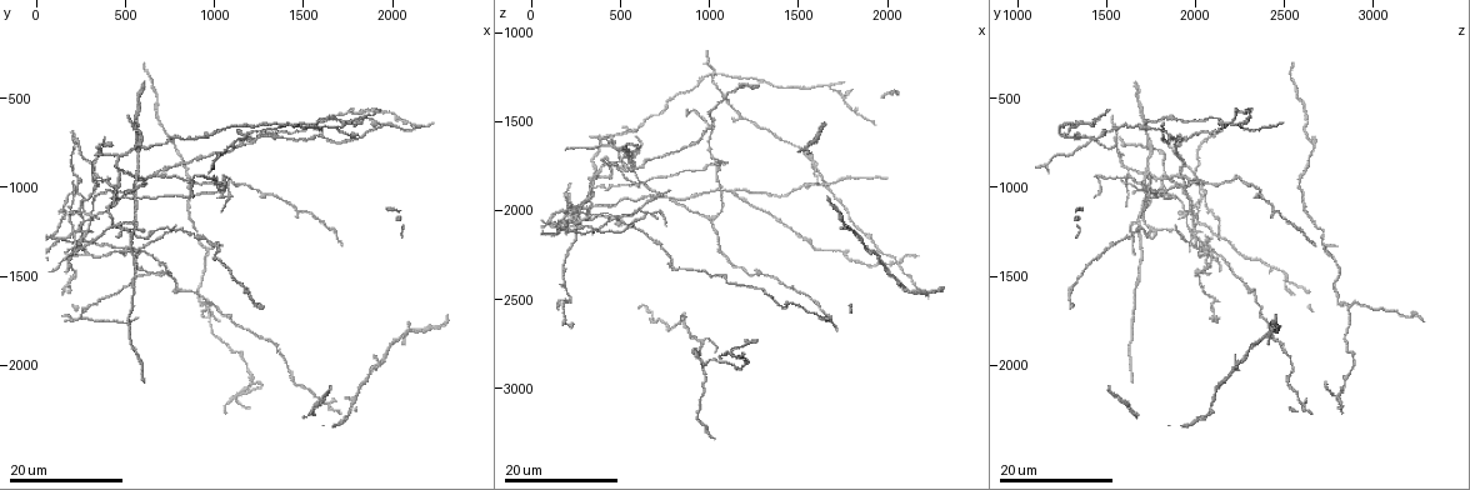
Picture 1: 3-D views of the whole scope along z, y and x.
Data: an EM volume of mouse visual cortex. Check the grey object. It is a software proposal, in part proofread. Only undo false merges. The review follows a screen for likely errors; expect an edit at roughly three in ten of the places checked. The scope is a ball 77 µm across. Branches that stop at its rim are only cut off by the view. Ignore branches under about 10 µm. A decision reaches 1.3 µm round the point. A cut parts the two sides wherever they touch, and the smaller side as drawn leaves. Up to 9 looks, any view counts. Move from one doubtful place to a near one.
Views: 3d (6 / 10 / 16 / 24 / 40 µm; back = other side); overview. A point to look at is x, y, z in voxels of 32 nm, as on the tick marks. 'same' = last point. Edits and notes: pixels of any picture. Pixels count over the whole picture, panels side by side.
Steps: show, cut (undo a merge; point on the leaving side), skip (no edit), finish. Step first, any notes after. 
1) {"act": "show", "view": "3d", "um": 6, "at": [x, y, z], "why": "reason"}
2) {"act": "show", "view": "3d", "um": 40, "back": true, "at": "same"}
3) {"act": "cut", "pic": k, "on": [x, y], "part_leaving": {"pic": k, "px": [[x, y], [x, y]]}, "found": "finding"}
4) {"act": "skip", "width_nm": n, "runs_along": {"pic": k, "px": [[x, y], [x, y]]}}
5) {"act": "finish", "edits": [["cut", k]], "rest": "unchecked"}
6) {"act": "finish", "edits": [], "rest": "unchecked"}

{"act": "show", "view": "3d", "um": 16, "at": [1580, 660, 1720], "why": "four or more arms meet"}

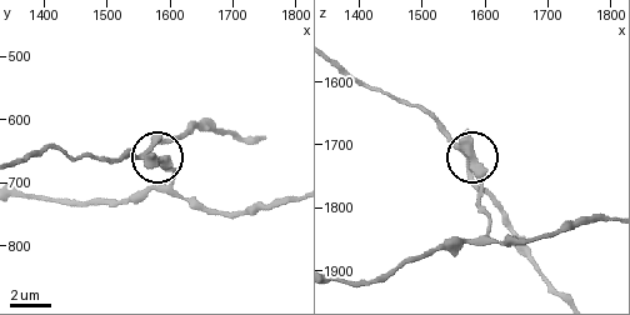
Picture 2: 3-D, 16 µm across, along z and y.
{"act": "show", "view": "3d", "um": 10, "at": "same", "why": "closer look"}

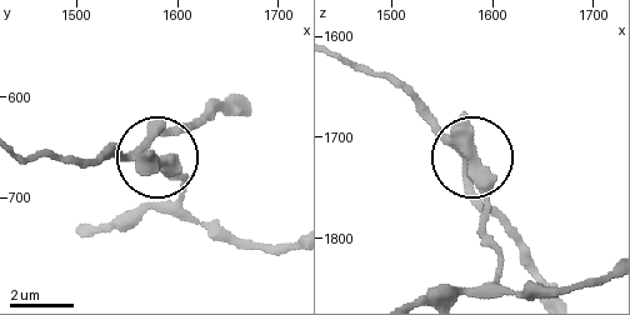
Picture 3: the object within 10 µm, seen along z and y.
{"act": "cut", "pic": 3, "on": [149, 123], "side_arm_um": 33, "arms": 5, "found": "a second neuron is stuck on"}

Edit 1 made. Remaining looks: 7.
{"act": "show", "view": "overview"}

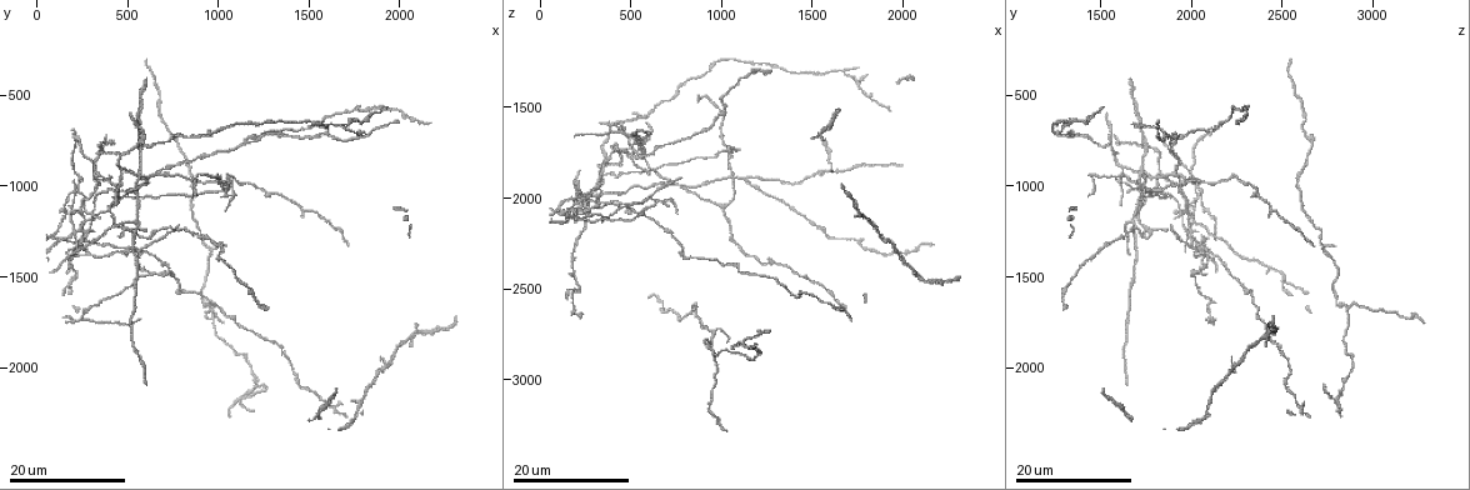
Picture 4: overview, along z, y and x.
{"act": "show", "view": "3d", "um": 16, "at": [1140, 780, 1880], "why": "branch point"}

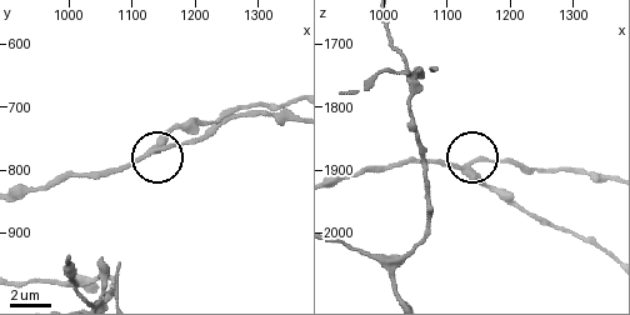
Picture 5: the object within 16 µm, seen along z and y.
{"act": "show", "view": "3d", "um": 10, "at": [1135, 765, 1905]}

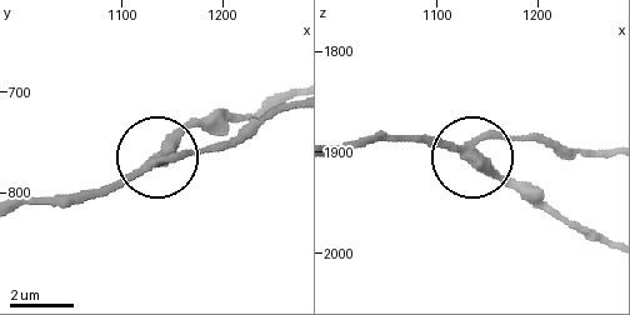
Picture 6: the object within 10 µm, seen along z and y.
{"act": "skip", "runs_along": {"pic": 6, "px": [[341, 148], [446, 140], [471, 150], [495, 140], [549, 140]]}, "found": "all the same neuron"}

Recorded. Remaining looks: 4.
{"act": "show", "view": "3d", "um": 24, "at": [540, 1200, 1660], "why": "four or more arms meet"}

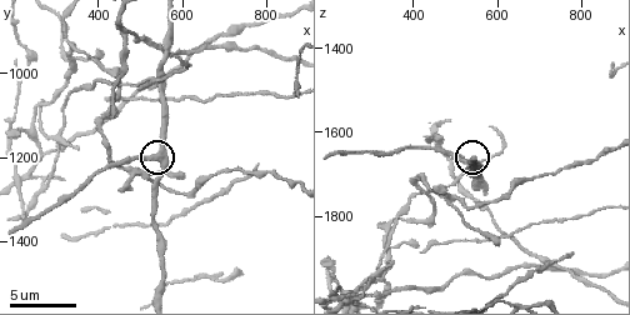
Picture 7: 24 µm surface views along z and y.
{"act": "show", "view": "3d", "um": 10, "at": "same"}

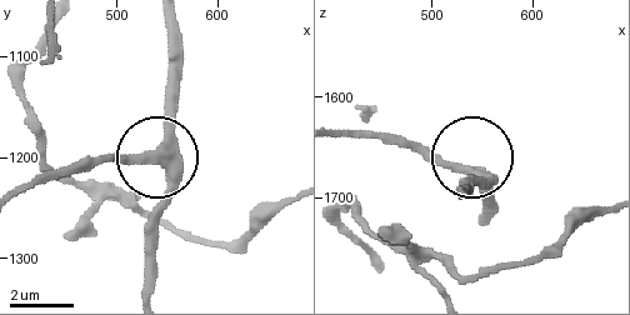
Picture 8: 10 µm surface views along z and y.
{"act": "skip", "side_arm_um": 14, "arms": 4, "found": "all the same neuron"}

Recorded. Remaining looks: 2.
{"act": "show", "view": "3d", "um": 16, "at": [960, 1680, 2860], "why": "three arms meet"}

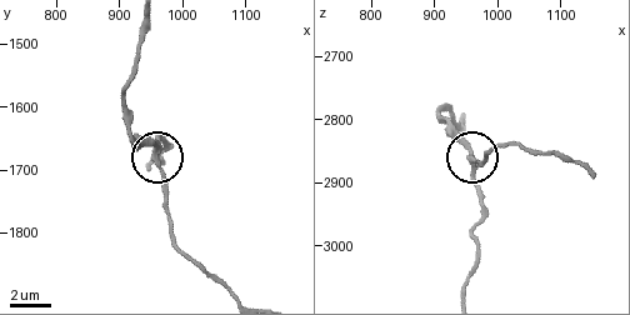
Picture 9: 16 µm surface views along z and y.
{"act": "show", "view": "3d", "um": 10, "at": [965, 1665, 2875], "why": "zoom in"}

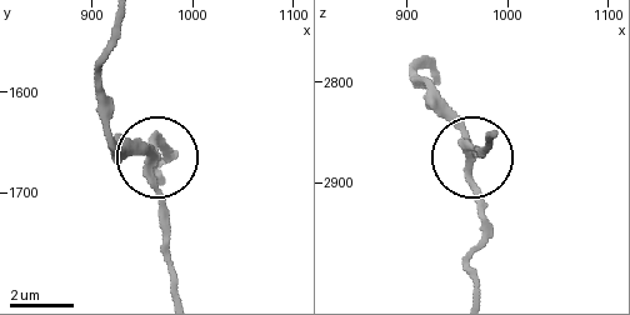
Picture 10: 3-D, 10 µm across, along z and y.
{"act": "skip", "found": "continuous, no second neuron"}

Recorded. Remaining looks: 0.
{"act": "finish", "edits": [["cut", 3]], "rest": "unchecked"}

